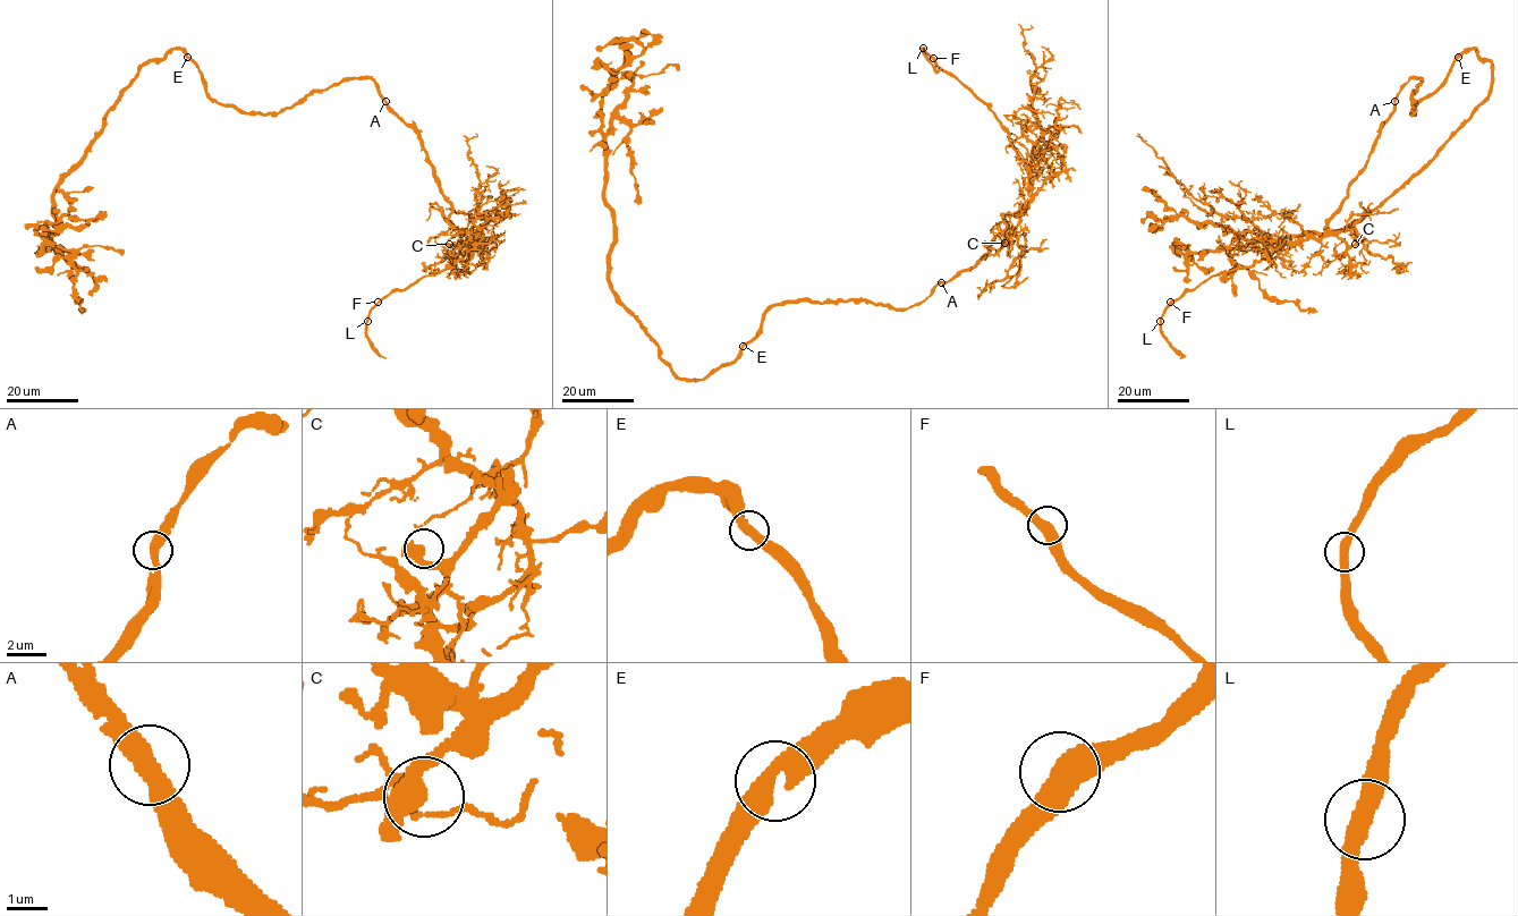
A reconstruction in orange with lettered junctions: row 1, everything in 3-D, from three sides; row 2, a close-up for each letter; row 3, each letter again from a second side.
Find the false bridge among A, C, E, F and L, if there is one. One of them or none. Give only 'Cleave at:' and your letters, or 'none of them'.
Cleave at: none of them

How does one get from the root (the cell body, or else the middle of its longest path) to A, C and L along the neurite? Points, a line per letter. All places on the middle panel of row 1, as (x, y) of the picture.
A: (782, 303), (866, 299), (907, 308), (921, 303), (941, 281)
C: (782, 303), (866, 299), (907, 308), (972, 269), (1007, 226), (1005, 218), (1018, 217), (1005, 243)
L: (782, 303), (918, 305), (972, 269), (1007, 226), (1005, 218), (1027, 204), (1028, 169), (1001, 121), (923, 48)

